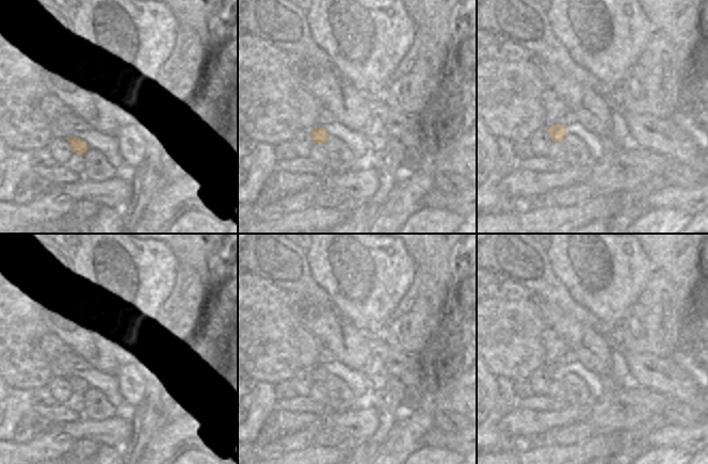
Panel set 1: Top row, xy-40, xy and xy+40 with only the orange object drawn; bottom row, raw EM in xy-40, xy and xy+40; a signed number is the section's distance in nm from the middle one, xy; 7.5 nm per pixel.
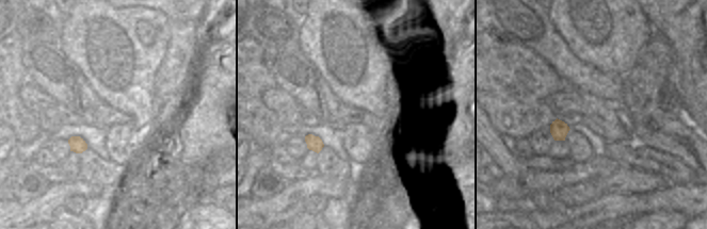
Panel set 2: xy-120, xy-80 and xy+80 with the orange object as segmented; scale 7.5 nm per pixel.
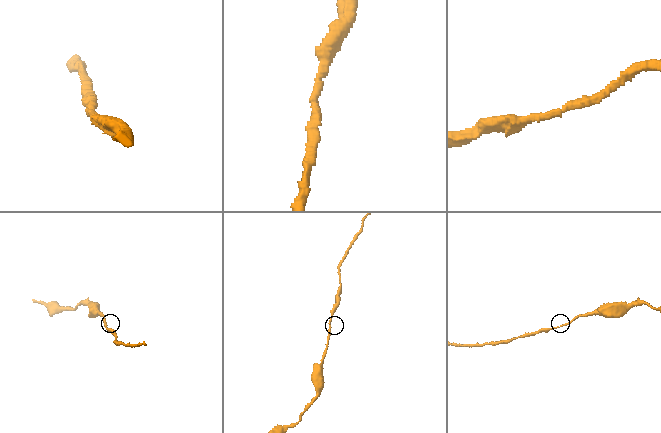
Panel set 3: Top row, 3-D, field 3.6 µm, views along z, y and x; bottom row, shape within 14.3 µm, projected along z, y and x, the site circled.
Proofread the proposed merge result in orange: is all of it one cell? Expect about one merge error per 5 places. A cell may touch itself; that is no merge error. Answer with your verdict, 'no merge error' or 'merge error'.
no merge error

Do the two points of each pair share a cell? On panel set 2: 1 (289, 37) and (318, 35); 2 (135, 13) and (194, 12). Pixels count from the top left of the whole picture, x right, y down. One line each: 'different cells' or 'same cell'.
1: different cells
2: different cells

